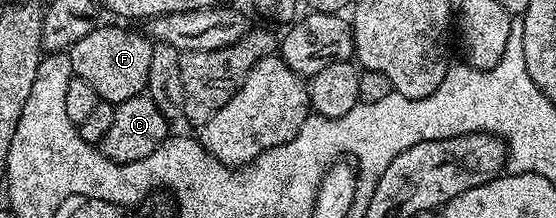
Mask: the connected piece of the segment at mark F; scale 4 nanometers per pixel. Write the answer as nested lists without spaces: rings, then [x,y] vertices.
[[[106,23],[93,29],[91,35],[83,35],[79,43],[67,50],[67,65],[72,76],[91,83],[98,98],[111,102],[115,107],[127,99],[142,96],[147,89],[147,71],[151,71],[154,42],[144,32],[141,33]]]

